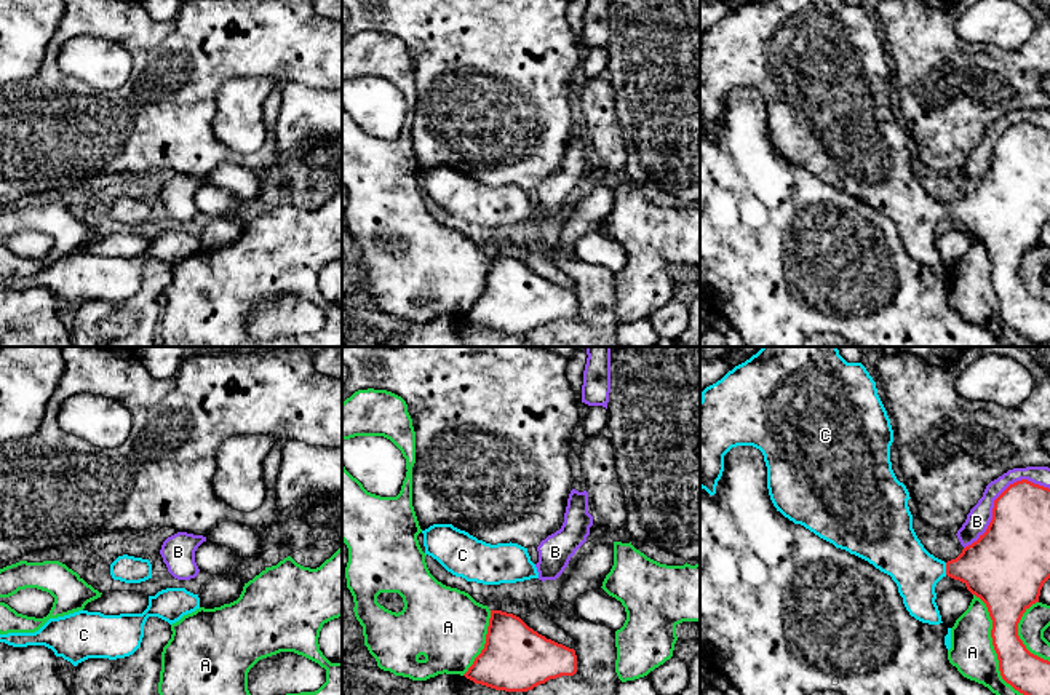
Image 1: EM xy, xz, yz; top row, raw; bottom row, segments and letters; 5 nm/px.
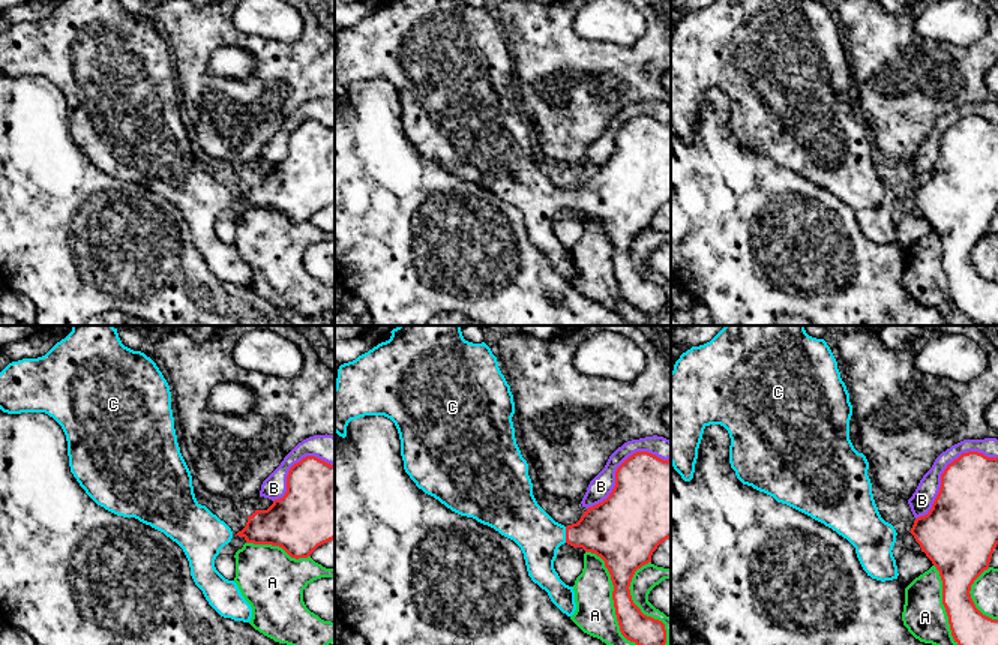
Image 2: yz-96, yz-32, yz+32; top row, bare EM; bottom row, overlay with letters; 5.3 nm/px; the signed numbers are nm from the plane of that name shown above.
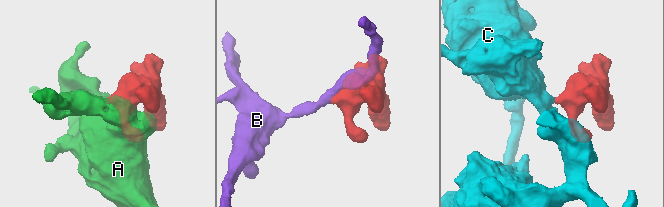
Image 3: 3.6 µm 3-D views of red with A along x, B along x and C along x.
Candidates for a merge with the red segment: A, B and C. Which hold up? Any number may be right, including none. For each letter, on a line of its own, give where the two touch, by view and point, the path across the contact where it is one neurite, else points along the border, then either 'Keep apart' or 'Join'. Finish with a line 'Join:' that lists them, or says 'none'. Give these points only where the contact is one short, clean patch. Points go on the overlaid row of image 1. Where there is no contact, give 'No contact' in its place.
A: Touches red at yz (993, 644). Keep apart
B: Touches red at yz (996, 499). Keep apart
C: Touches red at yz (946, 569). Path across: yz (996, 567), (946, 569), (916, 569), (900, 553). Join
Join: C

